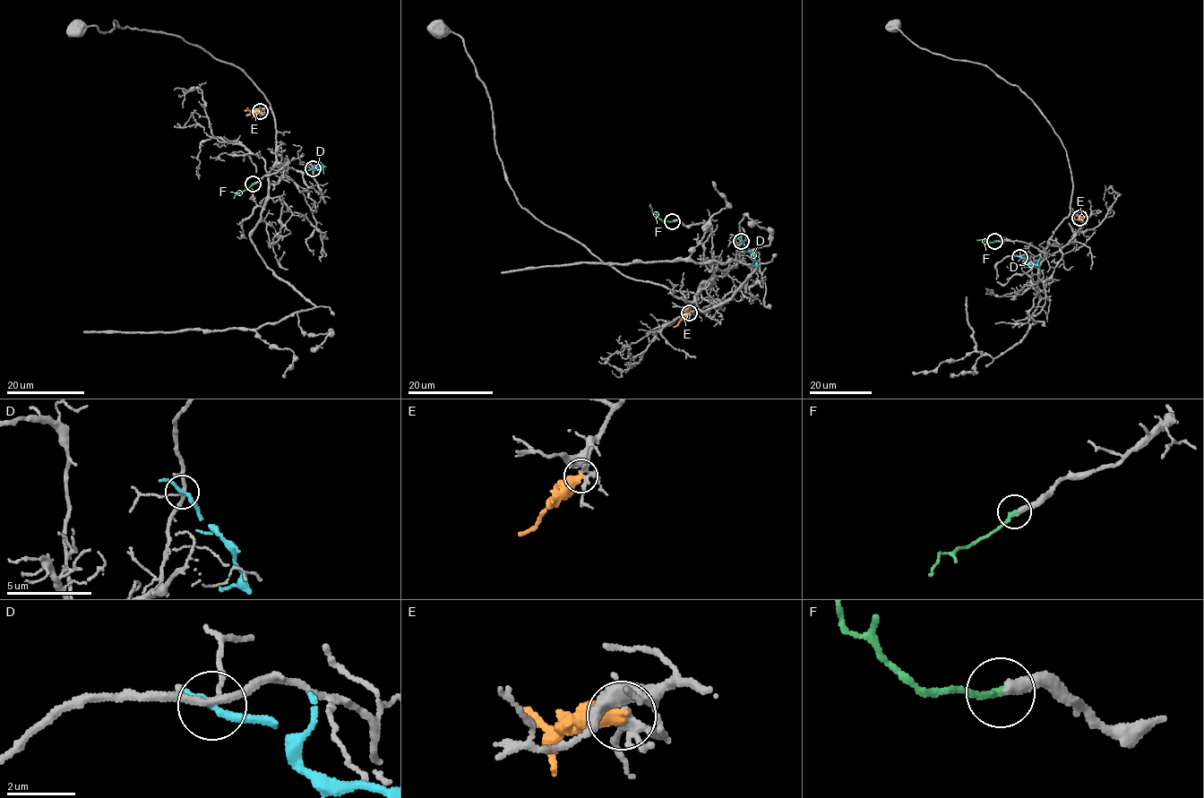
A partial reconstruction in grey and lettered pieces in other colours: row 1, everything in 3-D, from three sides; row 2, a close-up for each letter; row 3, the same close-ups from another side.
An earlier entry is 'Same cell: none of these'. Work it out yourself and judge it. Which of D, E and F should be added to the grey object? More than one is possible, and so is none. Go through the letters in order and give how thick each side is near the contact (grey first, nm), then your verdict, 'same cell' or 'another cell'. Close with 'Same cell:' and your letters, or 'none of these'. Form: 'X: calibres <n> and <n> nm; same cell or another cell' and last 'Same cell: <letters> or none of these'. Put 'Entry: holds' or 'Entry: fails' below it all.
D: calibres 180 and 200 nm; another cell
E: calibres 180 and 500 nm; another cell
F: calibres 320 and 240 nm; same cell
Same cell: F
Entry: fails

